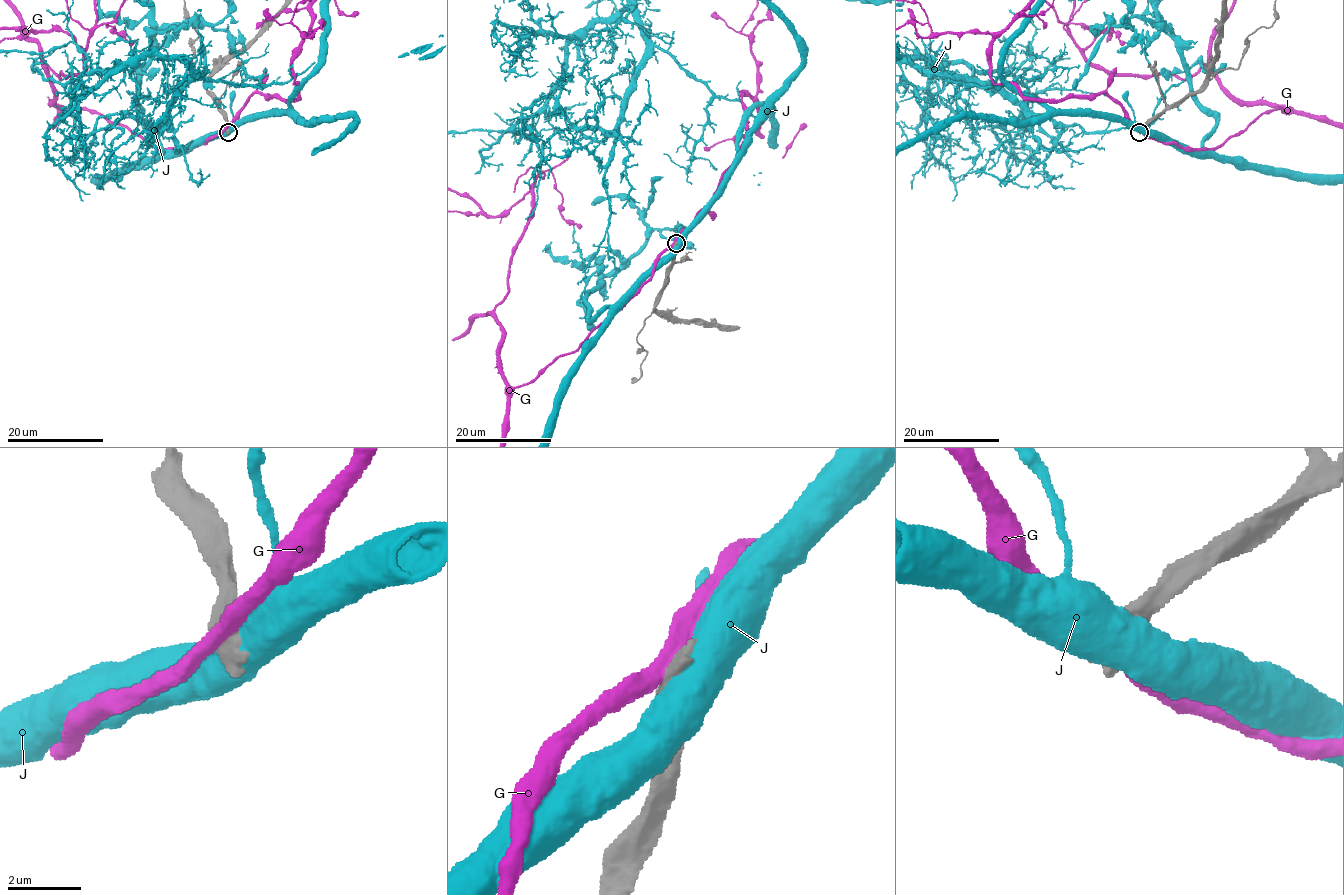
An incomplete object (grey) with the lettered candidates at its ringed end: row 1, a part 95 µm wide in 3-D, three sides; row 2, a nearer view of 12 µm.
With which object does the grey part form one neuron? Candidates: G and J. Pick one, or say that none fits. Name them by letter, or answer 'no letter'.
no letter

